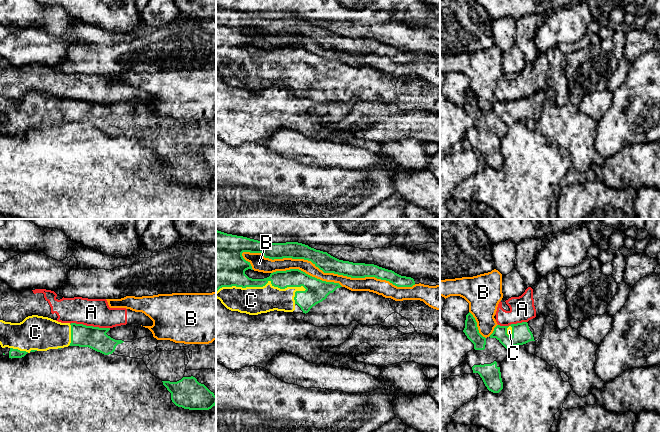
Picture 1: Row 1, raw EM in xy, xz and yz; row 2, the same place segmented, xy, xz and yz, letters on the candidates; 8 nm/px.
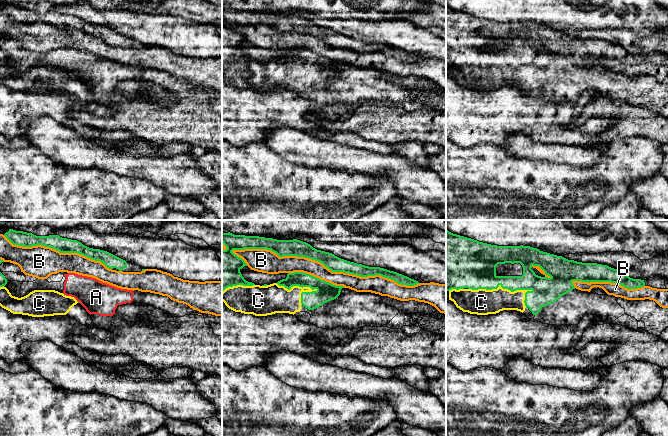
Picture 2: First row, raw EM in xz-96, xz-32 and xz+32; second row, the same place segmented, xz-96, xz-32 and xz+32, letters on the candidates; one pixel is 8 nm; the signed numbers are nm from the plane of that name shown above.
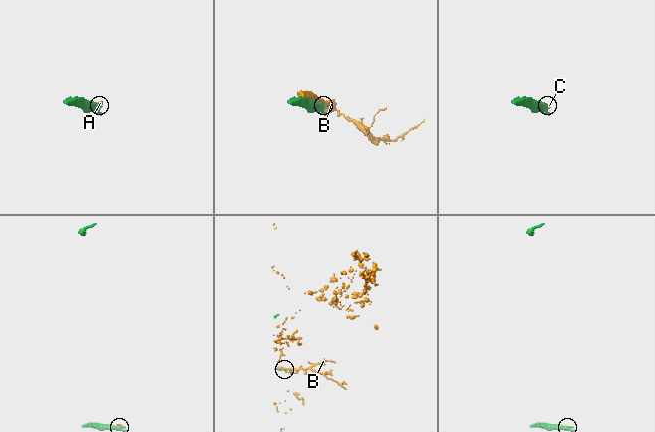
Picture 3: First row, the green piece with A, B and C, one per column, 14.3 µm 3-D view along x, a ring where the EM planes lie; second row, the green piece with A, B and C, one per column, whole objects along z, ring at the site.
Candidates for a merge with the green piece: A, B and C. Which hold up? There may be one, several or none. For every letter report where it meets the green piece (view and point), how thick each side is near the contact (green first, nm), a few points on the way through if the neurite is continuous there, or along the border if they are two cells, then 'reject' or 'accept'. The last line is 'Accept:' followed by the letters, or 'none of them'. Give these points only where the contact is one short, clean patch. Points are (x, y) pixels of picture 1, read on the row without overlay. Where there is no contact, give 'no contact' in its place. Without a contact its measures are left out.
A: xy (90, 102) | 180/220 nm | along xy (70, 99), (82, 99), (109, 104) | reject
B: xz (328, 48) | 180/110 nm | reject
C: xz (261, 62) | 190/220 nm | accept
Accept: C

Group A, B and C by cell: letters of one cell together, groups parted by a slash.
A / B / C

